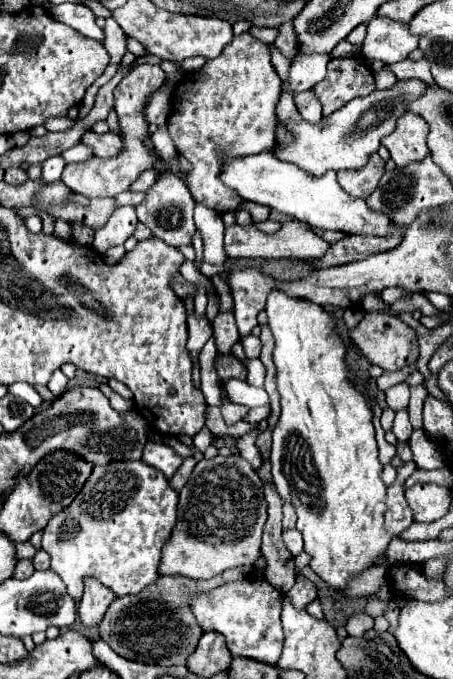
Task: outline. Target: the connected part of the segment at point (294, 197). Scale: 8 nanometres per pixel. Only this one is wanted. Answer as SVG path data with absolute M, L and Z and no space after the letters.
M269 152L227 160L223 164L221 180L225 186L237 190L243 200L269 206L271 210L279 210L319 230L341 230L347 234L383 236L387 228L391 226L391 222L383 214L369 210L365 200L353 198L347 192L343 192L343 188L339 188L335 172L325 172L323 176L312 176L309 172L303 172L301 168L297 168L297 164L279 162Z

